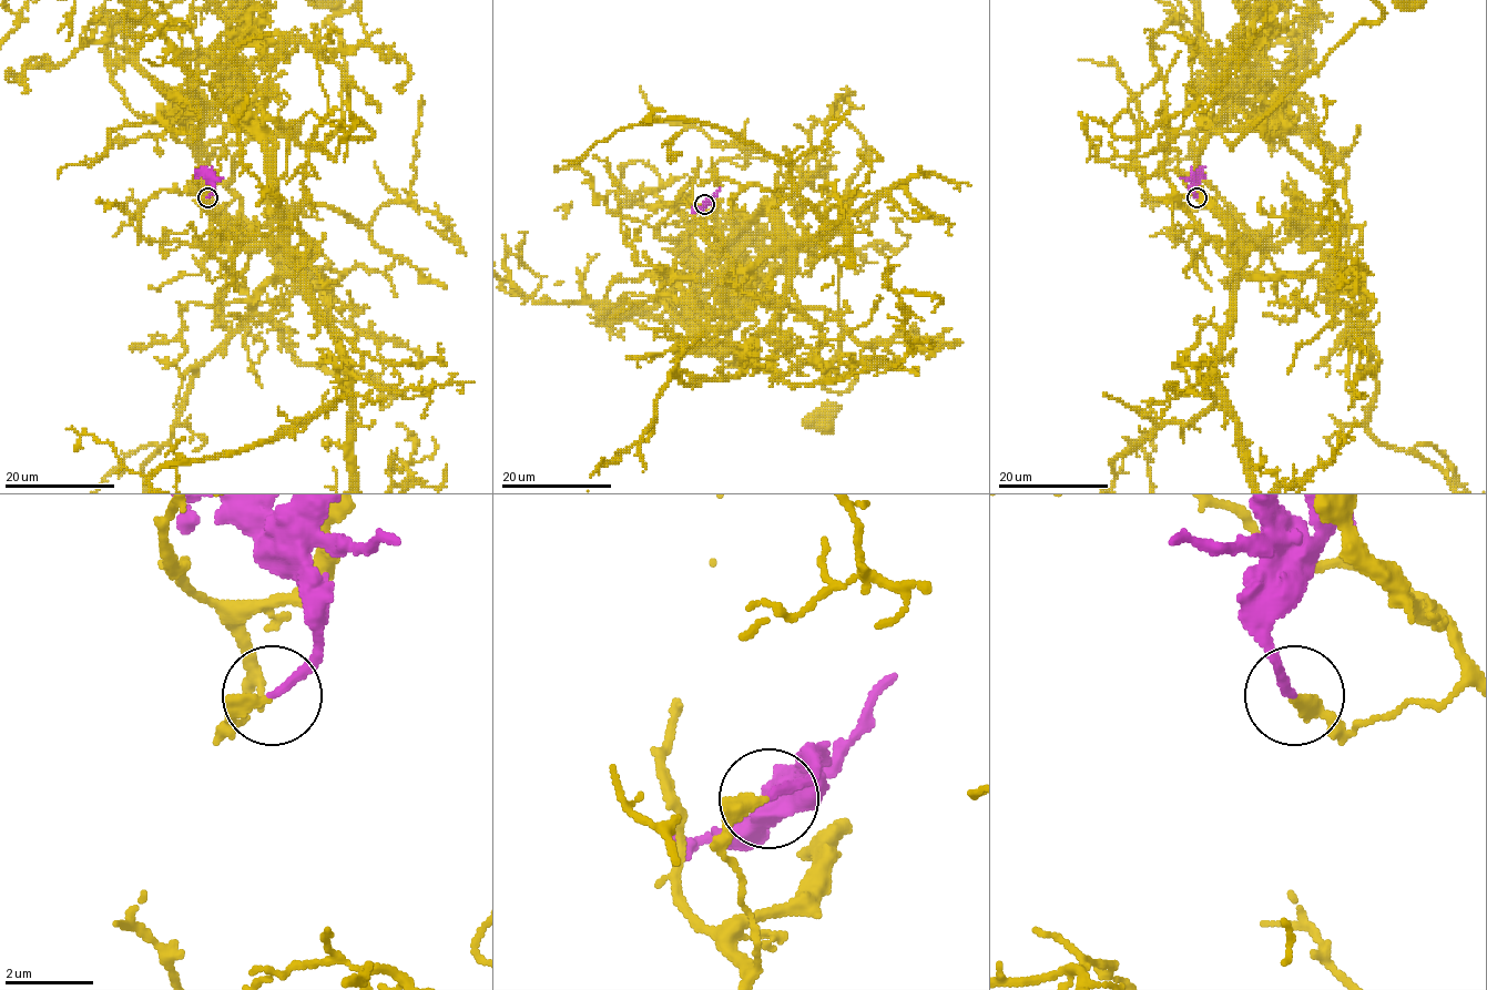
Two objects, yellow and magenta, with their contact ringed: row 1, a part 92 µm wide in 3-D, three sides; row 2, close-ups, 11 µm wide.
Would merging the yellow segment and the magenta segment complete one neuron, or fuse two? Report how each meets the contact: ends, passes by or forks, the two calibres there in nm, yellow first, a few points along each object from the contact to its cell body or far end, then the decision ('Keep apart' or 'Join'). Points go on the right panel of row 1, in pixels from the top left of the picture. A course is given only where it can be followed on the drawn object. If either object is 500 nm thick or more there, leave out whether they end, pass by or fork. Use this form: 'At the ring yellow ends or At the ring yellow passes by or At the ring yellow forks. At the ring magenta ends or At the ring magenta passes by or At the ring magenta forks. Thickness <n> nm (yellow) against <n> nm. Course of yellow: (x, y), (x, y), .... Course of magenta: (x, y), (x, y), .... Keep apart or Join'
At the ring yellow ends. At the ring magenta ends. Thickness 360 nm (yellow) against 180 nm. Course of yellow: (1197, 197), (1221, 196), (1261, 243), (1202, 189), (1197, 120), (1231, 149), (1383, 16). Course of magenta: (1197, 197), (1193, 180), (1203, 166). Join

